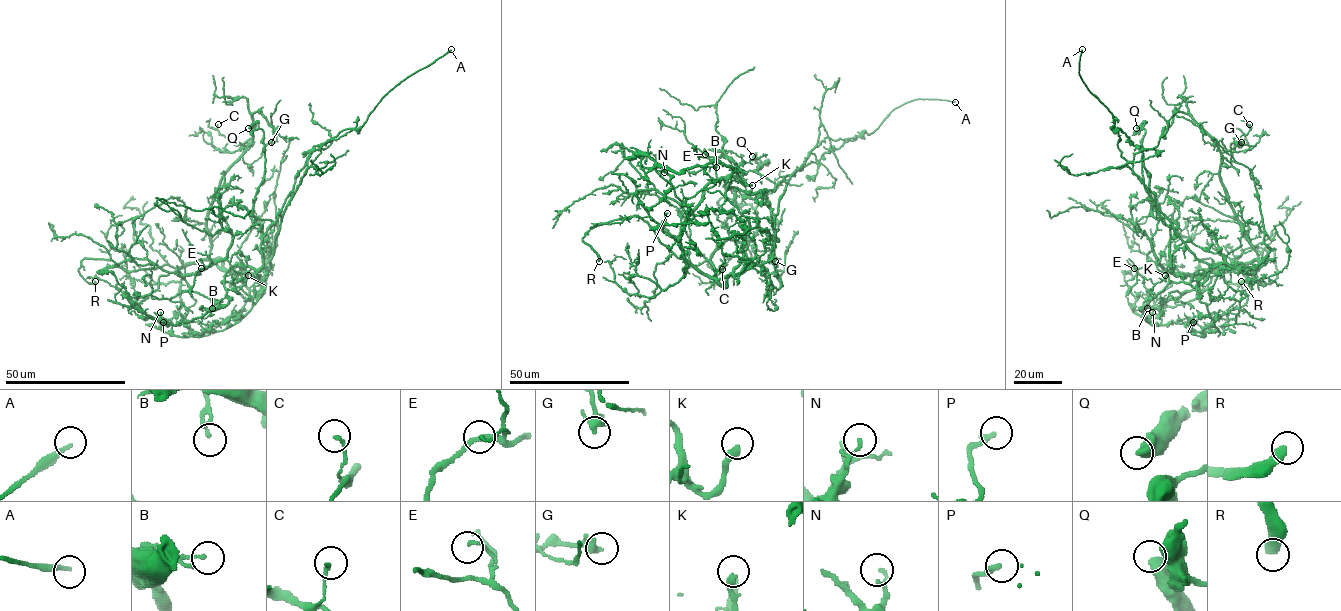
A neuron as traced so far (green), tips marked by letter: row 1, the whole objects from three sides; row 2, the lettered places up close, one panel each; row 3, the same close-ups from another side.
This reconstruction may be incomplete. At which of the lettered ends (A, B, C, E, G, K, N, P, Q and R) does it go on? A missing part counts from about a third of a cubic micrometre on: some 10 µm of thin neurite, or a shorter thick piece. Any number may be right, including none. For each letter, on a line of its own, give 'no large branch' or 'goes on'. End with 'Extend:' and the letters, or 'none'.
A: goes on
B: goes on
C: no large branch
E: no large branch
G: no large branch
K: goes on
N: no large branch
P: no large branch
Q: no large branch
R: goes on
Extend: A, B, K, R

